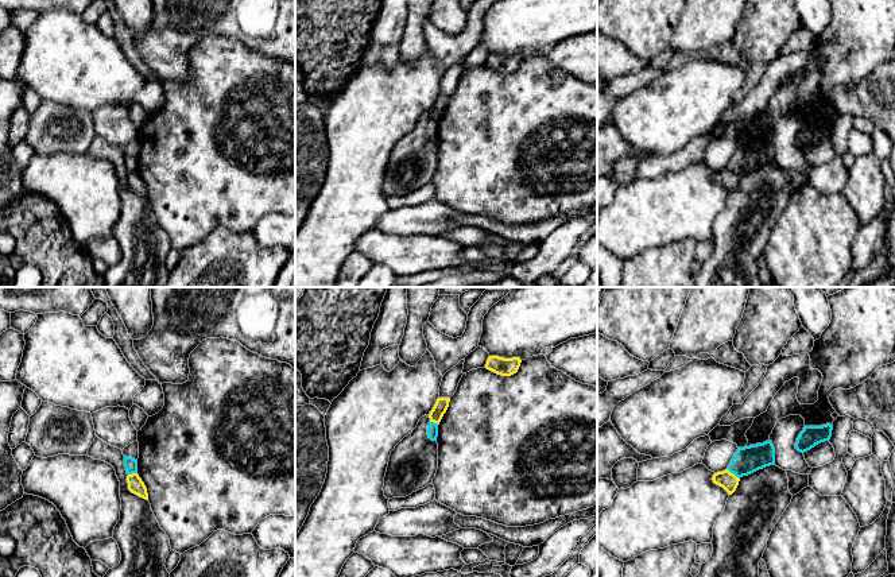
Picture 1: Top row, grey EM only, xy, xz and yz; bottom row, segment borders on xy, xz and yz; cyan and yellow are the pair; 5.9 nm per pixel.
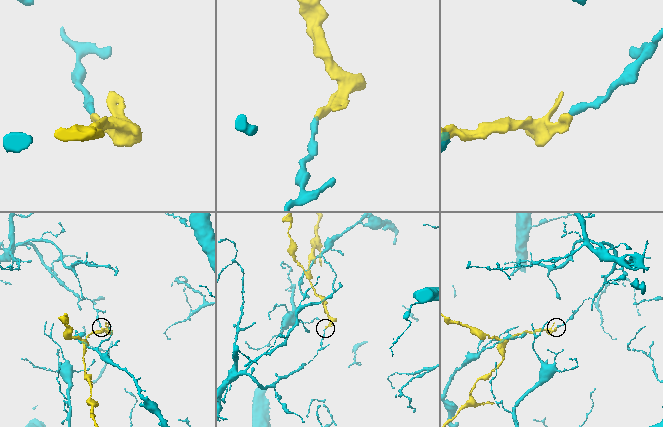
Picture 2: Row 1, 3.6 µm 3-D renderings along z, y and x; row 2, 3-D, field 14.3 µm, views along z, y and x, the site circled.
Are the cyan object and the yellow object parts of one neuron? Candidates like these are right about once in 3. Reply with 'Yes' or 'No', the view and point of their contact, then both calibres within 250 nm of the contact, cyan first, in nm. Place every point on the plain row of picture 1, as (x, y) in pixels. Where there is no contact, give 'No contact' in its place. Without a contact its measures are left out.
No. Touches cyan at yz (733, 171). Thickness 160 nm (cyan) against 100 nm

